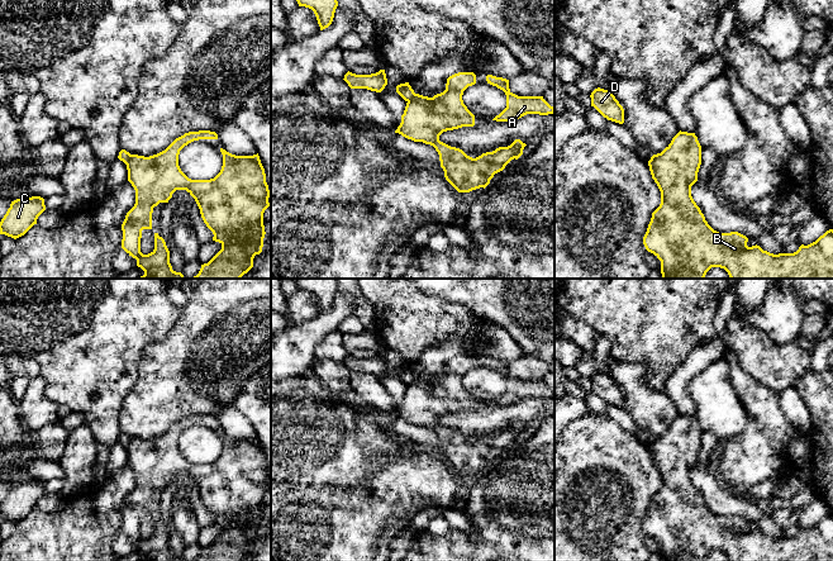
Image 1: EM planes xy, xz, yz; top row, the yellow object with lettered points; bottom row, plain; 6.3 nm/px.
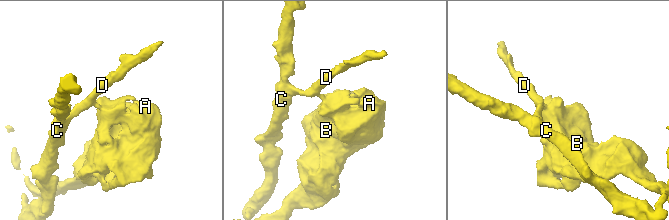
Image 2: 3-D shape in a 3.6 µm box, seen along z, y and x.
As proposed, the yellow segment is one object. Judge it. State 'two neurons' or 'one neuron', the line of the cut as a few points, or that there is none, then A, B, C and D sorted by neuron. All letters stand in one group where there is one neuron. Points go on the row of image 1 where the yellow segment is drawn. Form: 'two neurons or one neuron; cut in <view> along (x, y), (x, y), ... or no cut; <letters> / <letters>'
two neurons; cut in xz along (415, 94), (408, 101); A B / C D

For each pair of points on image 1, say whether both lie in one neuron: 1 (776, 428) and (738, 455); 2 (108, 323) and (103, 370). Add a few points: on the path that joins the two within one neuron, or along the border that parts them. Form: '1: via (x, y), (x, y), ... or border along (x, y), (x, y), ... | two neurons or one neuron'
1: via (767, 437), (747, 455) | one neuron
2: via (103, 334), (103, 359) | one neuron

